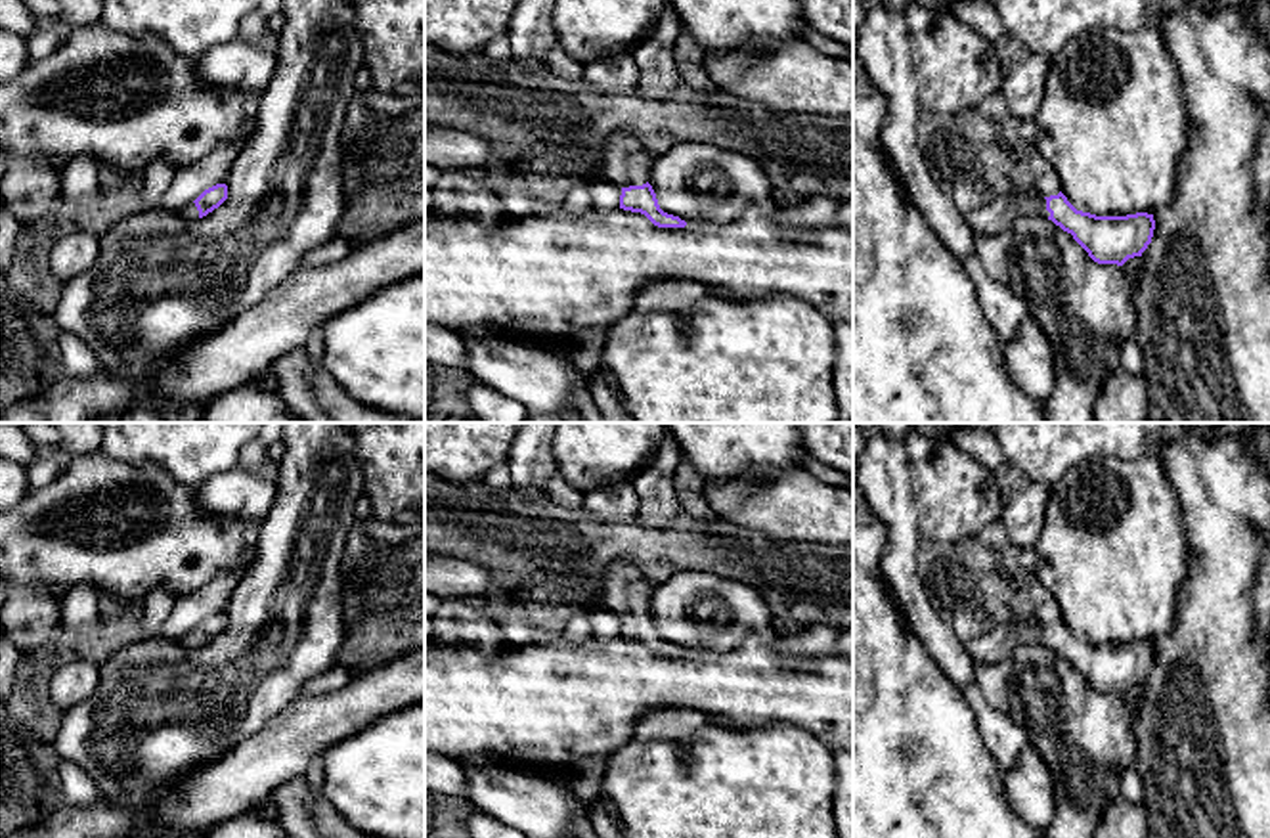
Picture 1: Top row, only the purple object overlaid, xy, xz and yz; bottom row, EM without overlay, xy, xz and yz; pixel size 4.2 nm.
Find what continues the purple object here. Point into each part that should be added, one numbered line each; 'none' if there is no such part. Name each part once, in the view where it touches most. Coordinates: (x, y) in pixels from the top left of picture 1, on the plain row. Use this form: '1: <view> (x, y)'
1: xz (628, 594)

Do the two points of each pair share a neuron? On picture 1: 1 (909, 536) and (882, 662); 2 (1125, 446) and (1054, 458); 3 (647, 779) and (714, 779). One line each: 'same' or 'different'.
1: different
2: same
3: same

